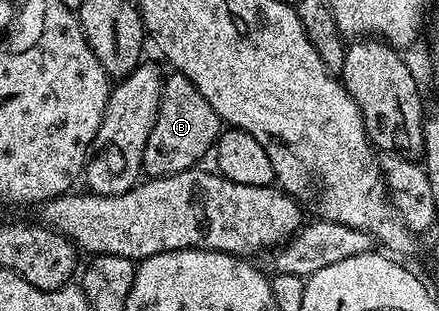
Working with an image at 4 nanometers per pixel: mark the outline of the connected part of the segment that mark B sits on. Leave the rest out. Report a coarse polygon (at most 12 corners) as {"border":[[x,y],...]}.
{"border":[[176,71],[165,77],[141,167],[149,179],[200,166],[221,116]]}

